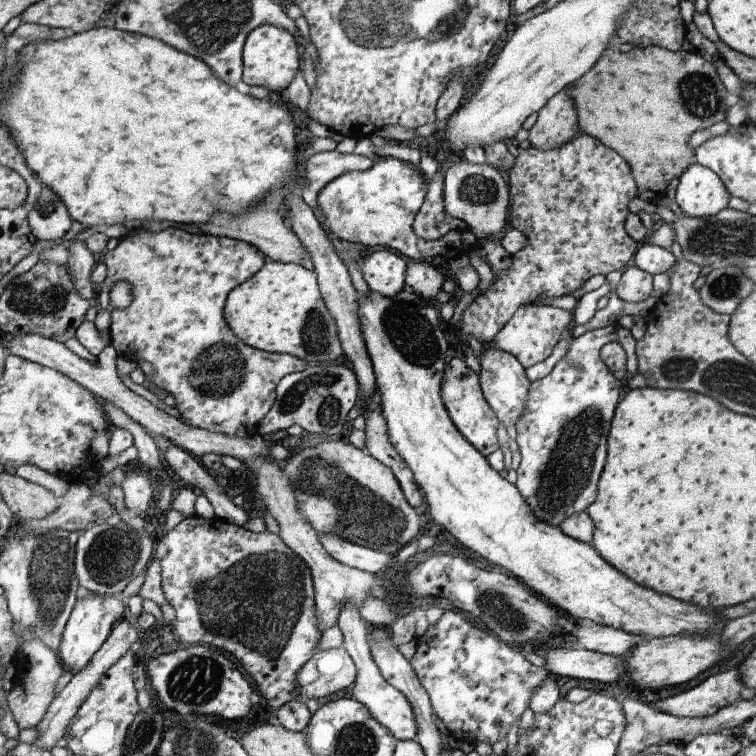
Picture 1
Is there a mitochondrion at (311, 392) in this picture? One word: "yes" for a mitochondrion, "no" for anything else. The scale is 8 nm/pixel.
yes

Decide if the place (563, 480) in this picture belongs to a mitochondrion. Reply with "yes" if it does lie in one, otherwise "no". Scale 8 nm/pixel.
yes

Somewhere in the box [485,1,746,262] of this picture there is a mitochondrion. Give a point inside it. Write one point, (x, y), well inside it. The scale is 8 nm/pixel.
(699, 96)

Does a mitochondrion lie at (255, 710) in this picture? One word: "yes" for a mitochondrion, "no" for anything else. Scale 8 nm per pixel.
no

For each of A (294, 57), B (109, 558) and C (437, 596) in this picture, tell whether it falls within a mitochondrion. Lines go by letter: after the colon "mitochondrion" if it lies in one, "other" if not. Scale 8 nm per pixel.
A: other
B: mitochondrion
C: other

